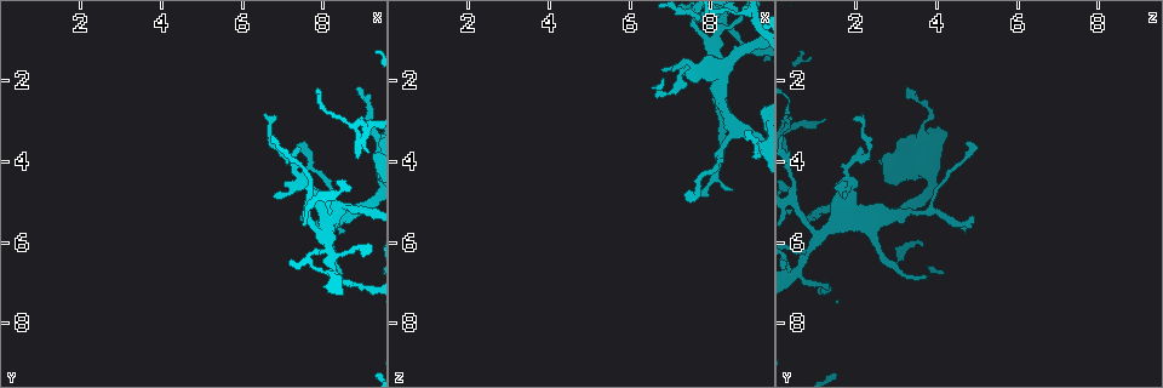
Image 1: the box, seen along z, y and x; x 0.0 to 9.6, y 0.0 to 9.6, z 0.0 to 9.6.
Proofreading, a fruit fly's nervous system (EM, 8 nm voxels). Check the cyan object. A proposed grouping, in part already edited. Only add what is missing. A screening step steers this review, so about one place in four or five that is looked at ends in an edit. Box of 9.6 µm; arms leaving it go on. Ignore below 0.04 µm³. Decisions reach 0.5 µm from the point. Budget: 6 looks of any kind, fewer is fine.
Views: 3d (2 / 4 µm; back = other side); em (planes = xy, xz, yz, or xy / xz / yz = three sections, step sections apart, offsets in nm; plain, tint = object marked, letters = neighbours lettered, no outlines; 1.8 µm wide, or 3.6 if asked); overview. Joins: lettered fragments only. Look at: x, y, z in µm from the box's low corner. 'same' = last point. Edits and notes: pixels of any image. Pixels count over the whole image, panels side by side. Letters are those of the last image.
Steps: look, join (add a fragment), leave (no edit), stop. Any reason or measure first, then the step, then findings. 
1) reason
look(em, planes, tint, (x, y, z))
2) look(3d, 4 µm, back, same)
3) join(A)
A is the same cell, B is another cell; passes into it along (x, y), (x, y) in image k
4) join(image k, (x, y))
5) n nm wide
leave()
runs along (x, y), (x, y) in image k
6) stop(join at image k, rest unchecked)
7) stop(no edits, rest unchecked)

an open end
look(3d, 2 µm, (6.80, 2.95, 2.00))

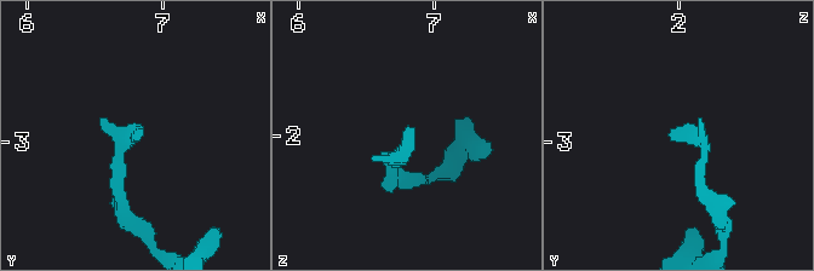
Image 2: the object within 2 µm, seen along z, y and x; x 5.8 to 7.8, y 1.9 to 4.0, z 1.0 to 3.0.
look(em, xz, step 16, tint, (6.86, 2.88, 1.92))

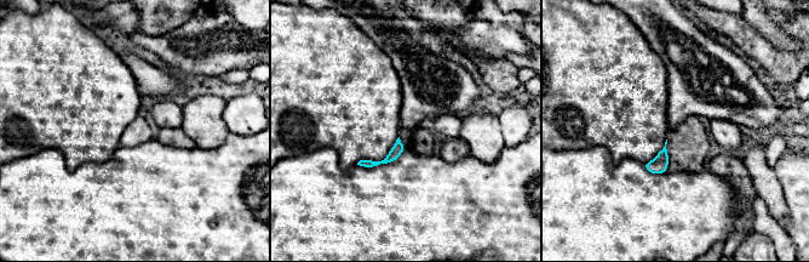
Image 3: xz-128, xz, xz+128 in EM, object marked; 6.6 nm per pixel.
look(em, planes, letters, same)

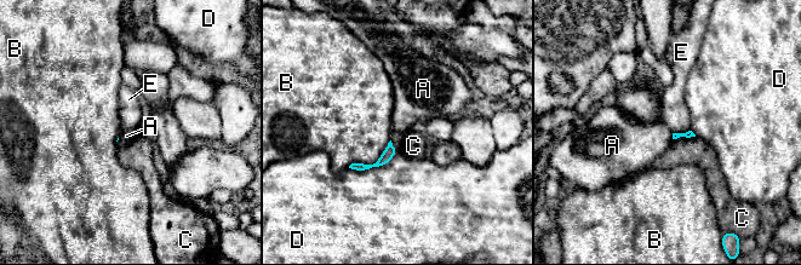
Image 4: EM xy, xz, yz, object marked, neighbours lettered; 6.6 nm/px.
leave()
A, B, C, D and E are other cells; runs along (393, 150), (376, 165), (353, 166) in image 4; no lettered fragment goes on from it

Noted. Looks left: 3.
thin end
look(em, planes, plain, (8.90, 2.20, 3.25))

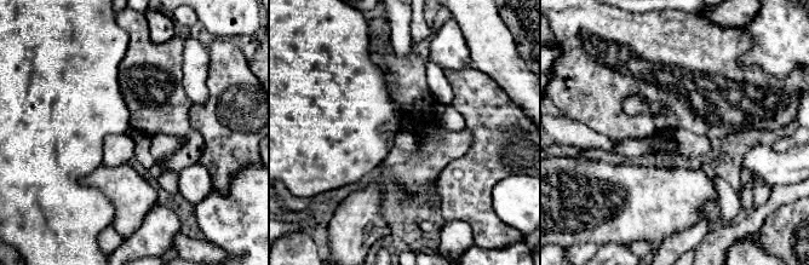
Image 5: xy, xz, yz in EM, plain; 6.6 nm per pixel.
what lies round it
look(em, planes, letters, same)

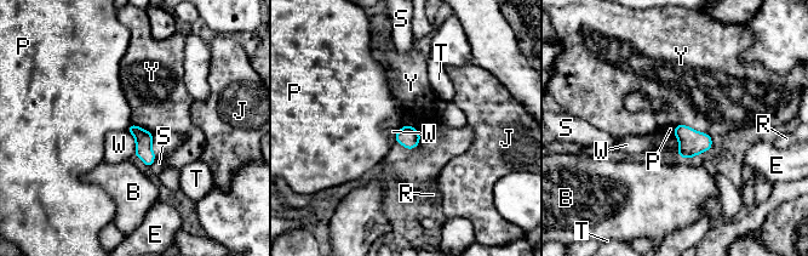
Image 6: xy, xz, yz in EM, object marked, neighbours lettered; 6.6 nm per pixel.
Y touches over 180 nm
leave()
B, E, J, P, R, S, T, W and Y are other cells; border along (420, 135), (413, 148), (395, 142) in image 6; no lettered fragment goes on from it

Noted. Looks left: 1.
stop(no edits, rest unchecked)

